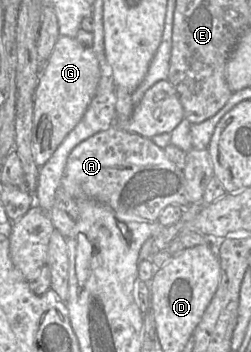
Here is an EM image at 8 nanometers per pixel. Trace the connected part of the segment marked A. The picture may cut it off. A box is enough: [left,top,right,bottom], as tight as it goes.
[61,126,189,222]

